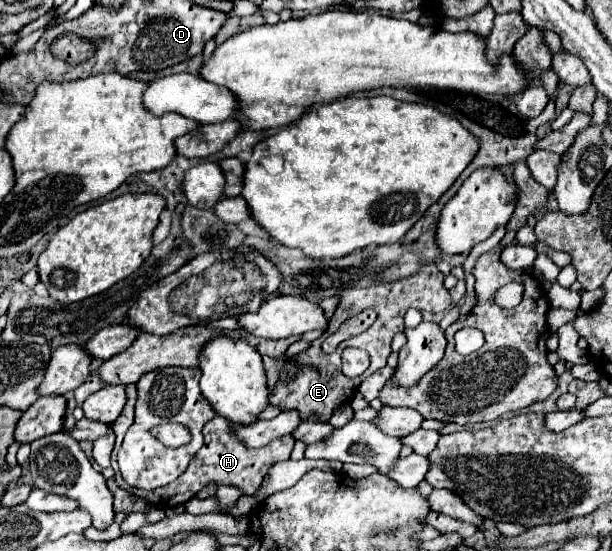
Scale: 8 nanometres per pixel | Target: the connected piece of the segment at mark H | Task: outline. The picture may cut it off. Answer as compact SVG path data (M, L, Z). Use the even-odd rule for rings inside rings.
M130 384L126 386L126 394L128 394L128 402L126 402L126 408L122 412L122 416L115 420L111 424L111 428L115 433L115 444L111 454L111 467L115 472L114 479L116 483L130 493L140 496L140 498L146 498L146 502L150 506L156 506L156 508L176 508L180 504L186 504L188 500L192 500L204 486L208 484L216 484L216 486L234 486L238 490L242 490L244 496L250 496L256 492L256 488L260 486L262 478L264 478L264 472L268 472L270 464L278 462L278 460L288 460L290 458L290 452L292 452L292 436L280 436L276 440L272 440L270 444L266 444L264 448L246 448L244 444L240 444L240 440L236 440L236 436L232 436L230 432L230 422L222 416L214 416L206 426L203 427L204 435L204 450L198 451L194 458L192 458L188 468L184 472L184 476L180 476L180 480L174 480L172 484L164 486L164 488L158 488L158 490L146 490L132 488L126 484L123 480L118 462L117 454L122 444L126 430L128 426L134 422L134 404L136 404L136 386Z

